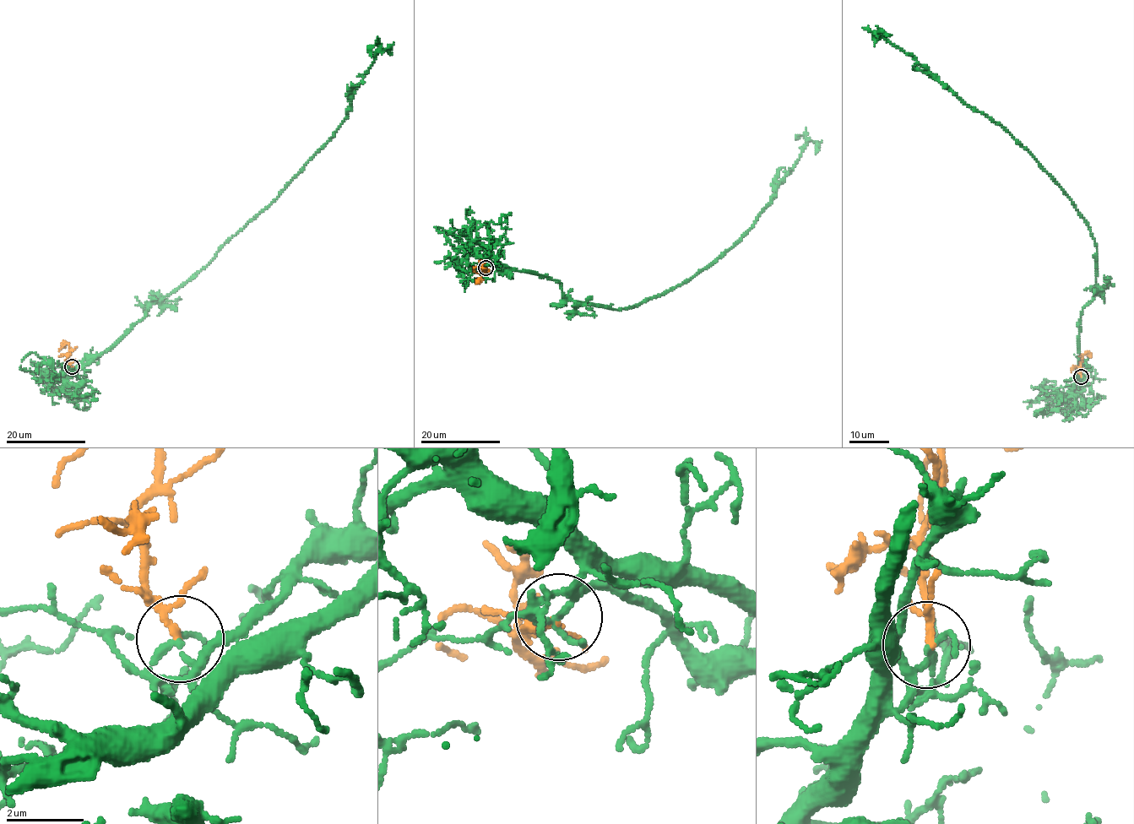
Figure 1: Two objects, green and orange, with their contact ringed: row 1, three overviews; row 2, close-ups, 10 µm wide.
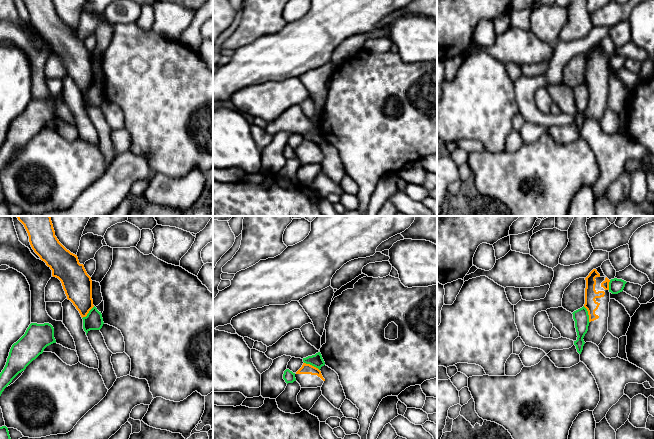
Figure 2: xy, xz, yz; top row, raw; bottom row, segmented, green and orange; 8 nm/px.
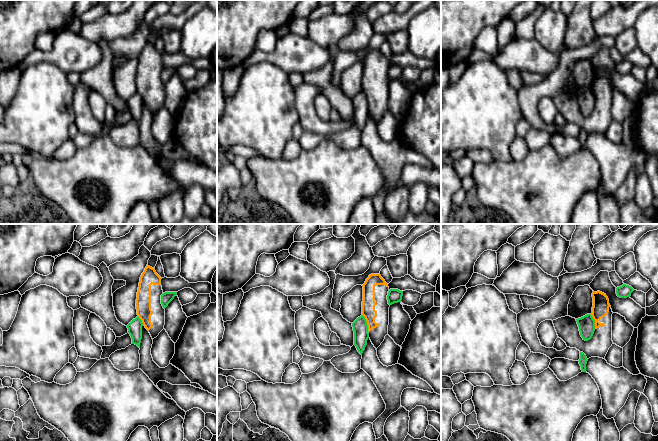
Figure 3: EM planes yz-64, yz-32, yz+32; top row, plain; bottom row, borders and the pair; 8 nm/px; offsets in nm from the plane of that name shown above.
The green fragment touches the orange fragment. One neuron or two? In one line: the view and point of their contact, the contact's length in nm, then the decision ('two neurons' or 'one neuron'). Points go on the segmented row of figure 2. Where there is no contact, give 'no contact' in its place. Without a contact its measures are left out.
yz (587, 314) | 140 nm | two neurons

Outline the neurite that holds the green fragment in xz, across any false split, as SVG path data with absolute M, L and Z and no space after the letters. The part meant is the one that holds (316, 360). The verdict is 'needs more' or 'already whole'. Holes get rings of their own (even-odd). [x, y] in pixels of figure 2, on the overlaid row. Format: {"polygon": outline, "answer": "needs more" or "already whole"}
{"polygon": "M320 352L316 353L315 355L303 358L303 362L316 367L319 370L321 369L322 366L325 365L325 362L324 362Z", "answer": "already whole"}

